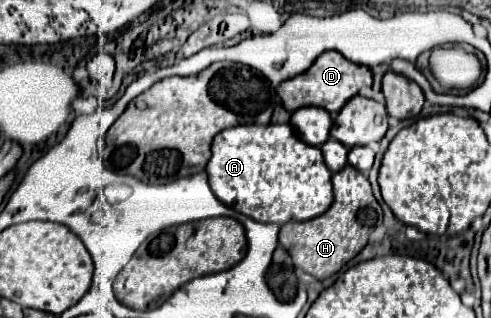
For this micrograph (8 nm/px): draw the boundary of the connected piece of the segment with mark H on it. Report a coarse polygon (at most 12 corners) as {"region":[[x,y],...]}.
{"region":[[333,175],[335,201],[287,223],[279,243],[317,279],[367,245],[383,217],[367,177]]}

